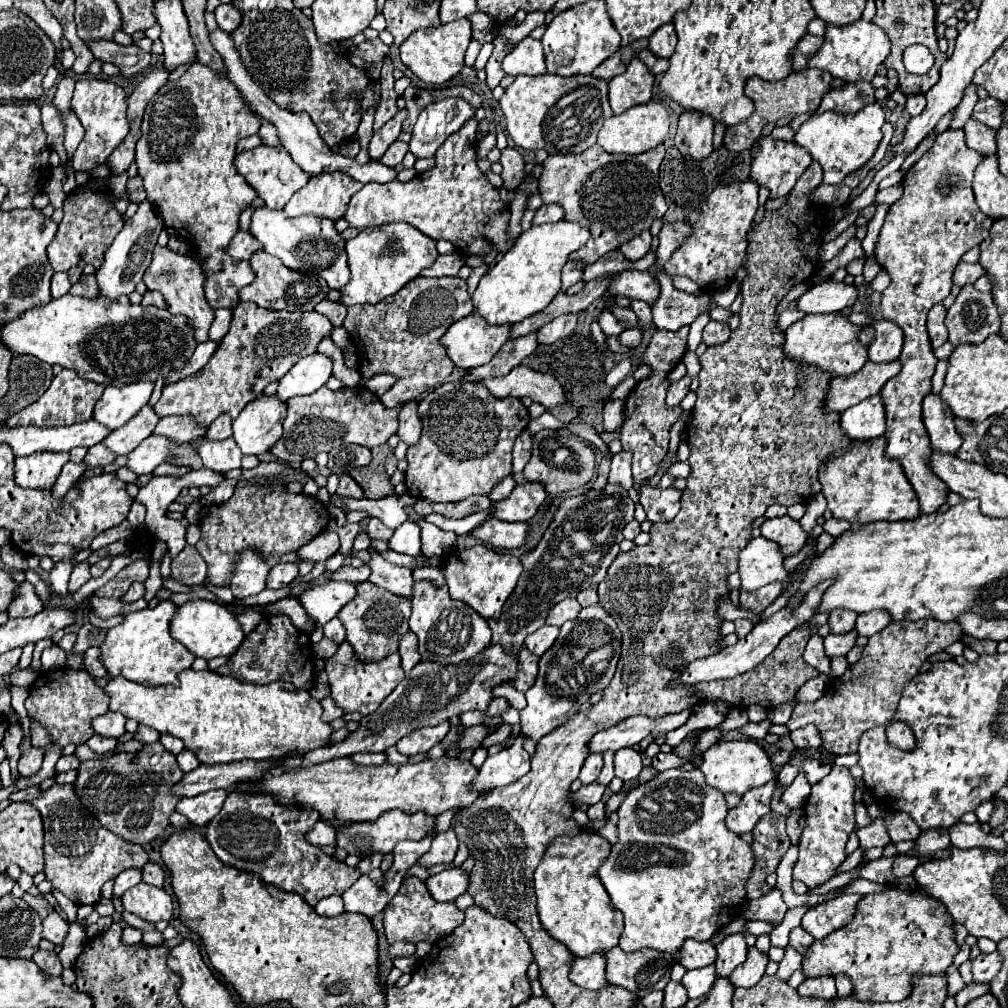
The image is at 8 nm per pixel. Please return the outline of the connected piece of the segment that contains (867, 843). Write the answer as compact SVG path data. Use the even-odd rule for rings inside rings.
M876 820L866 828L856 828L856 834L858 834L858 840L860 840L860 848L864 848L864 850L874 848L874 846L884 848L884 846L890 844L884 820Z

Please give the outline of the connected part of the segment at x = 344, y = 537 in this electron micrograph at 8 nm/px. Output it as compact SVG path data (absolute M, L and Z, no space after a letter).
M331 519L327 530L336 531L340 538L340 548L339 552L345 556L345 561L342 566L349 566L351 562L350 552L354 543L356 535L359 533L360 523L347 524L346 526L340 528L335 519Z

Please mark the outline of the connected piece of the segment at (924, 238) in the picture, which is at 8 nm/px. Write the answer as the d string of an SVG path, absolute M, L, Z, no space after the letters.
M964 130L942 132L936 138L934 146L904 174L904 180L902 180L904 194L898 202L894 202L890 206L886 220L884 220L884 226L880 230L880 238L876 242L876 250L874 250L874 258L892 278L890 286L882 292L882 302L880 302L882 316L886 320L898 324L904 332L904 348L898 358L898 362L902 364L902 370L894 378L890 378L882 386L882 392L880 392L884 408L886 408L886 434L884 434L886 436L886 456L890 460L896 460L904 468L910 484L914 486L914 490L920 498L920 508L924 514L936 512L944 504L946 492L948 492L948 486L930 468L930 440L928 440L928 432L922 422L922 400L930 394L930 380L932 380L932 374L934 374L934 368L938 362L932 352L930 340L928 340L926 314L934 304L942 302L950 294L952 272L954 272L956 264L960 262L960 256L966 250L978 246L982 240L986 240L990 224L994 222L992 218L986 218L986 214L980 212L980 208L974 202L974 194L972 194L974 170L982 160L984 160L982 154L978 154L966 146Z

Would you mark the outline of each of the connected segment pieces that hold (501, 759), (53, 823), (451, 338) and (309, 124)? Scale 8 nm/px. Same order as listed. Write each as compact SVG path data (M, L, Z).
M518 738L510 748L504 748L486 758L486 762L480 768L478 780L474 782L474 788L484 792L498 786L506 786L516 782L520 776L528 772L530 772L530 756L520 746Z
M54 784L48 790L30 786L16 790L10 800L28 800L42 814L46 880L50 880L52 888L60 890L74 904L96 904L100 900L100 888L104 882L116 878L126 868L142 868L148 862L142 846L118 838L116 834L100 826L100 822L82 808L72 784Z
M470 314L454 322L440 342L446 346L450 360L458 368L468 370L488 364L508 338L510 324L490 326L484 320L478 320L478 316Z
M218 28L218 30L210 32L210 40L212 40L214 48L224 56L224 66L226 66L226 70L228 70L228 78L230 78L230 80L236 84L236 88L242 92L242 96L244 96L244 100L248 102L248 106L250 106L254 112L258 112L260 116L264 116L268 122L272 122L272 124L278 128L278 136L280 136L284 148L290 152L292 160L294 160L304 172L308 172L310 176L316 176L316 174L320 174L320 172L336 172L336 170L340 170L340 172L352 176L354 180L360 180L362 184L368 184L368 182L386 184L386 182L392 182L392 180L396 178L396 170L390 168L390 166L384 166L382 162L356 164L352 158L344 158L344 156L340 156L340 154L334 154L334 152L324 144L324 140L320 138L318 128L316 128L316 124L310 120L310 116L306 116L306 114L292 114L292 112L288 112L288 110L278 108L278 106L262 92L262 88L258 88L258 84L246 74L244 64L238 60L238 52L236 52L236 48L234 48L234 44L232 44L228 32L224 32L224 30Z

